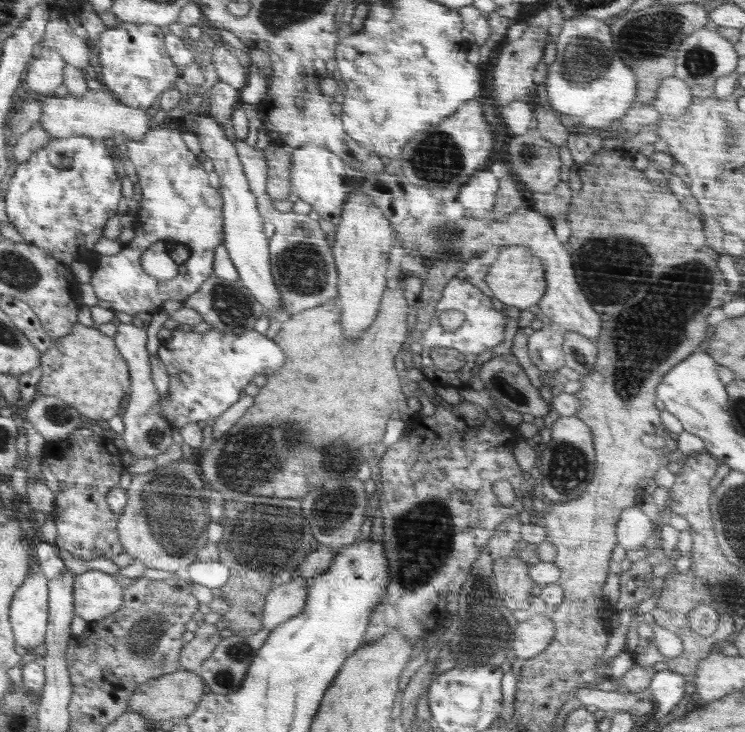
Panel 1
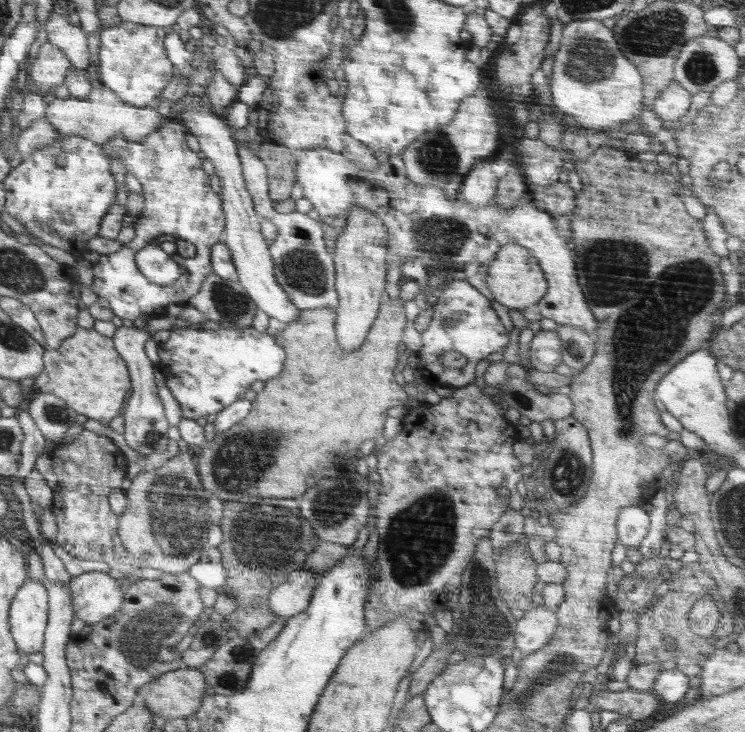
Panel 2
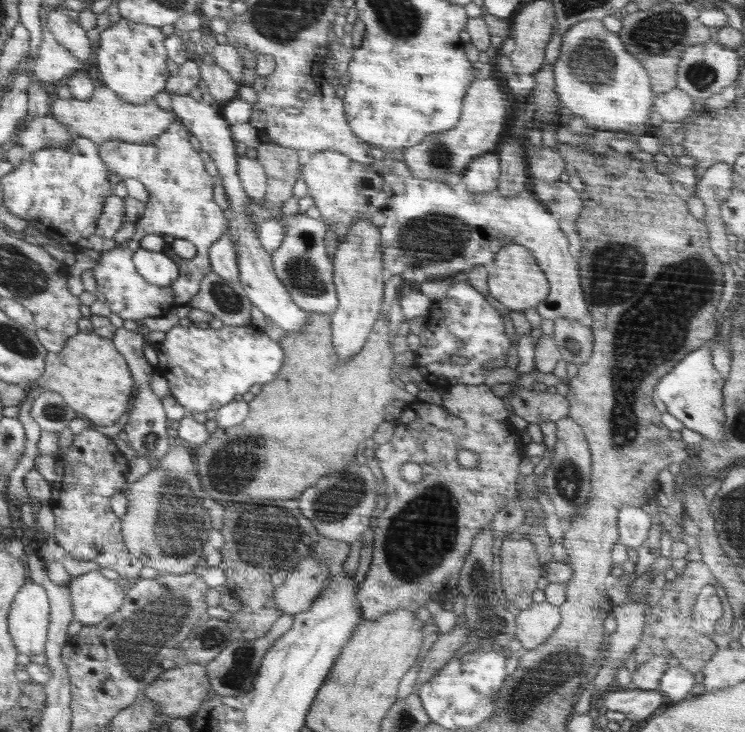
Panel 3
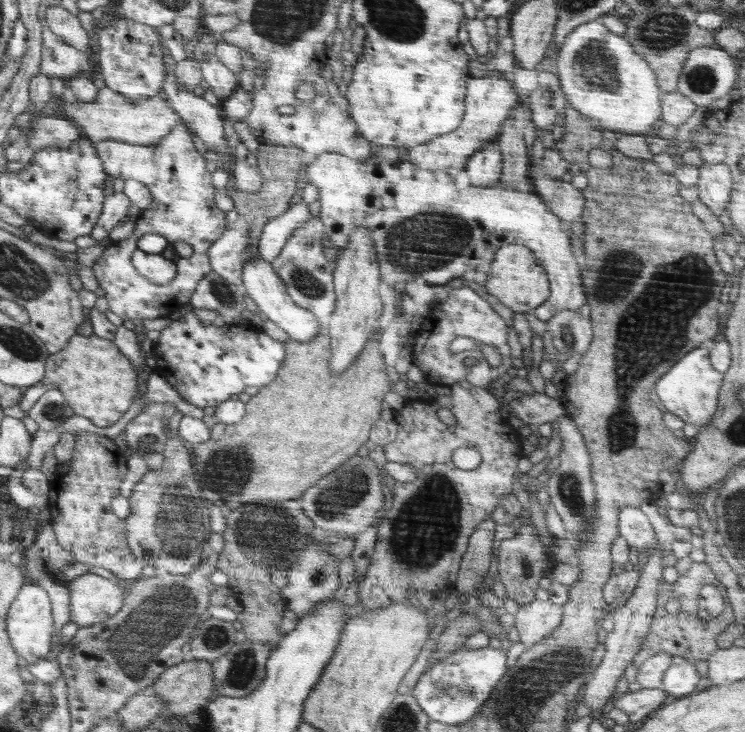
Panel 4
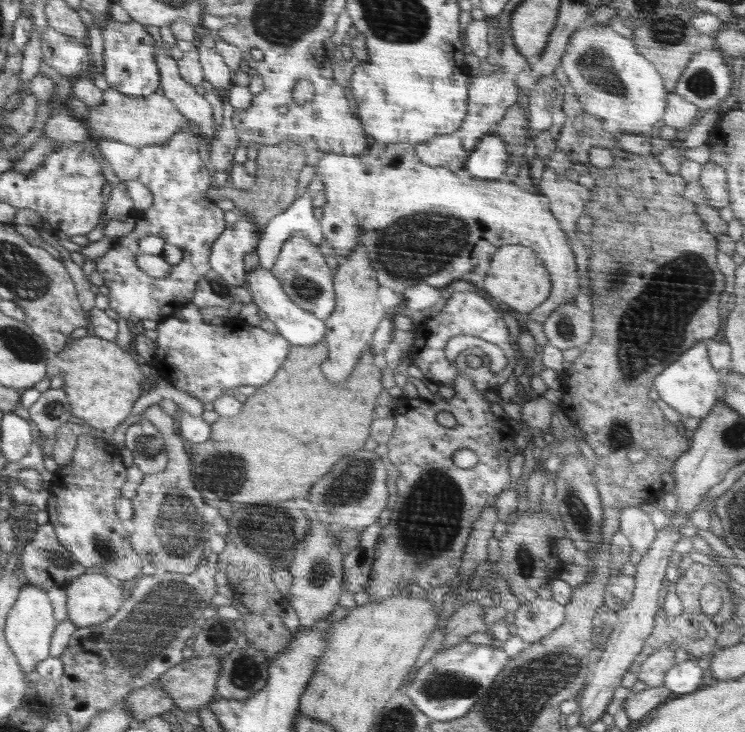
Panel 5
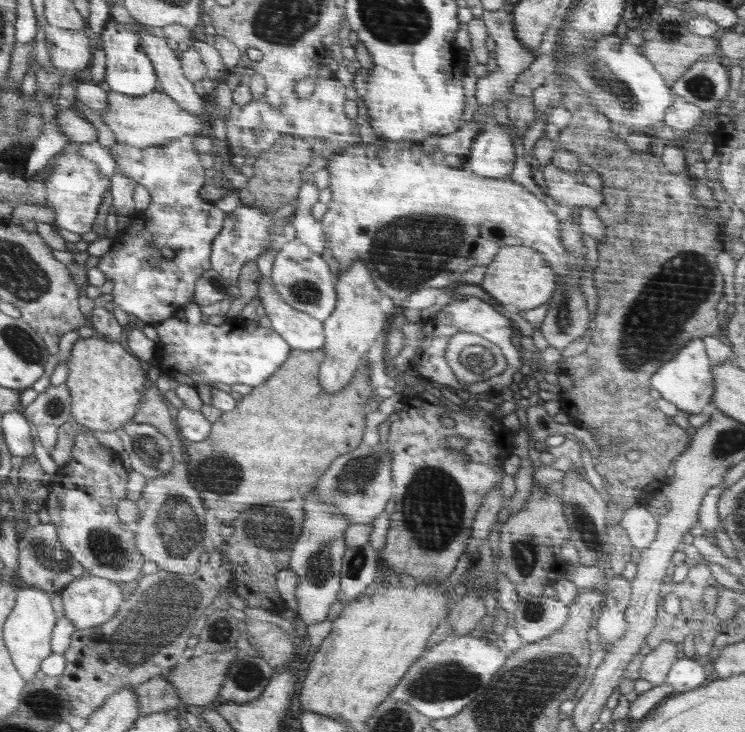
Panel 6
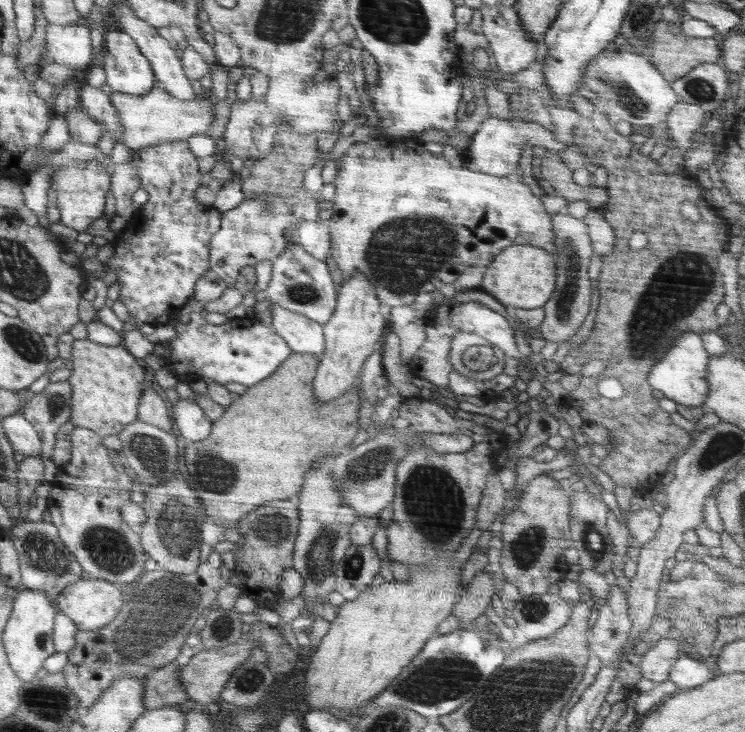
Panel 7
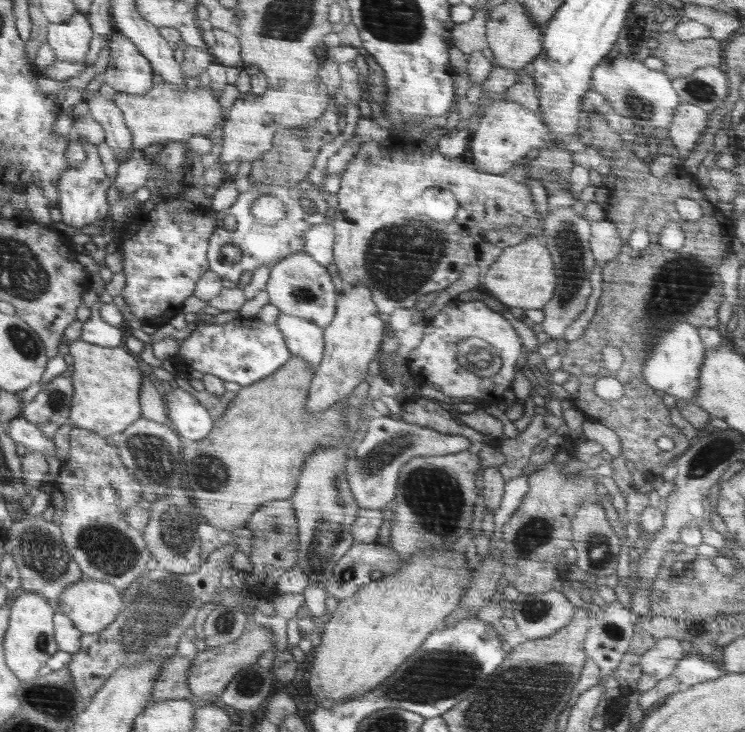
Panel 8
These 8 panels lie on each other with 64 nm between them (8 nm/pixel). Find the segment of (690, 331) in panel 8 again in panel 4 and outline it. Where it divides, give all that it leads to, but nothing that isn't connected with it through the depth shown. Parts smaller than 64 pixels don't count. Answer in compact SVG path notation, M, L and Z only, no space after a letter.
M709 344L702 345L682 357L659 379L655 390L666 411L678 415L685 423L692 423L698 428L708 425L708 421L712 421L712 416L718 412L719 393L726 377L712 366L709 348Z

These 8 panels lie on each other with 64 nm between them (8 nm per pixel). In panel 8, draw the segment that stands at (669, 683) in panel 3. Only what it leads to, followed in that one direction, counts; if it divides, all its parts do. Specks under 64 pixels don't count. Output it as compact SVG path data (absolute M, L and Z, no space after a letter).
M690 651L686 657L678 660L676 668L674 668L672 675L680 681L680 691L685 691L691 686L711 681L716 678L722 678L729 674L722 664L713 664L707 661L706 657L698 655L696 652Z

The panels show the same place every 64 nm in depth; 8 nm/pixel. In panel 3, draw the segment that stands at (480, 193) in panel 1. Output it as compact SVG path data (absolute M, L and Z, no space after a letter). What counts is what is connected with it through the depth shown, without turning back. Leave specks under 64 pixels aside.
M494 151L484 154L480 158L476 158L472 161L469 168L472 170L467 170L464 173L464 182L468 184L468 190L471 192L476 192L476 195L480 194L480 190L484 190L484 193L488 191L496 191L498 186L498 180L501 174L501 169L499 168L499 155Z

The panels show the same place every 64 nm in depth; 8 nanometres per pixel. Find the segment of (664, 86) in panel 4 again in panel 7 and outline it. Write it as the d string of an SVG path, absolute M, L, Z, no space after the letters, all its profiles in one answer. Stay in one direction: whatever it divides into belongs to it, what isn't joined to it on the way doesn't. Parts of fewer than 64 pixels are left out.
M664 1L664 10L661 10L661 18L657 21L658 26L654 26L650 32L648 53L647 56L654 64L657 71L661 71L664 78L667 78L669 83L674 83L679 78L690 73L695 66L706 63L721 63L722 45L721 40L717 37L690 37L684 34L683 26L680 22L685 19L680 18L680 14L685 16L680 10L674 10L674 5Z

